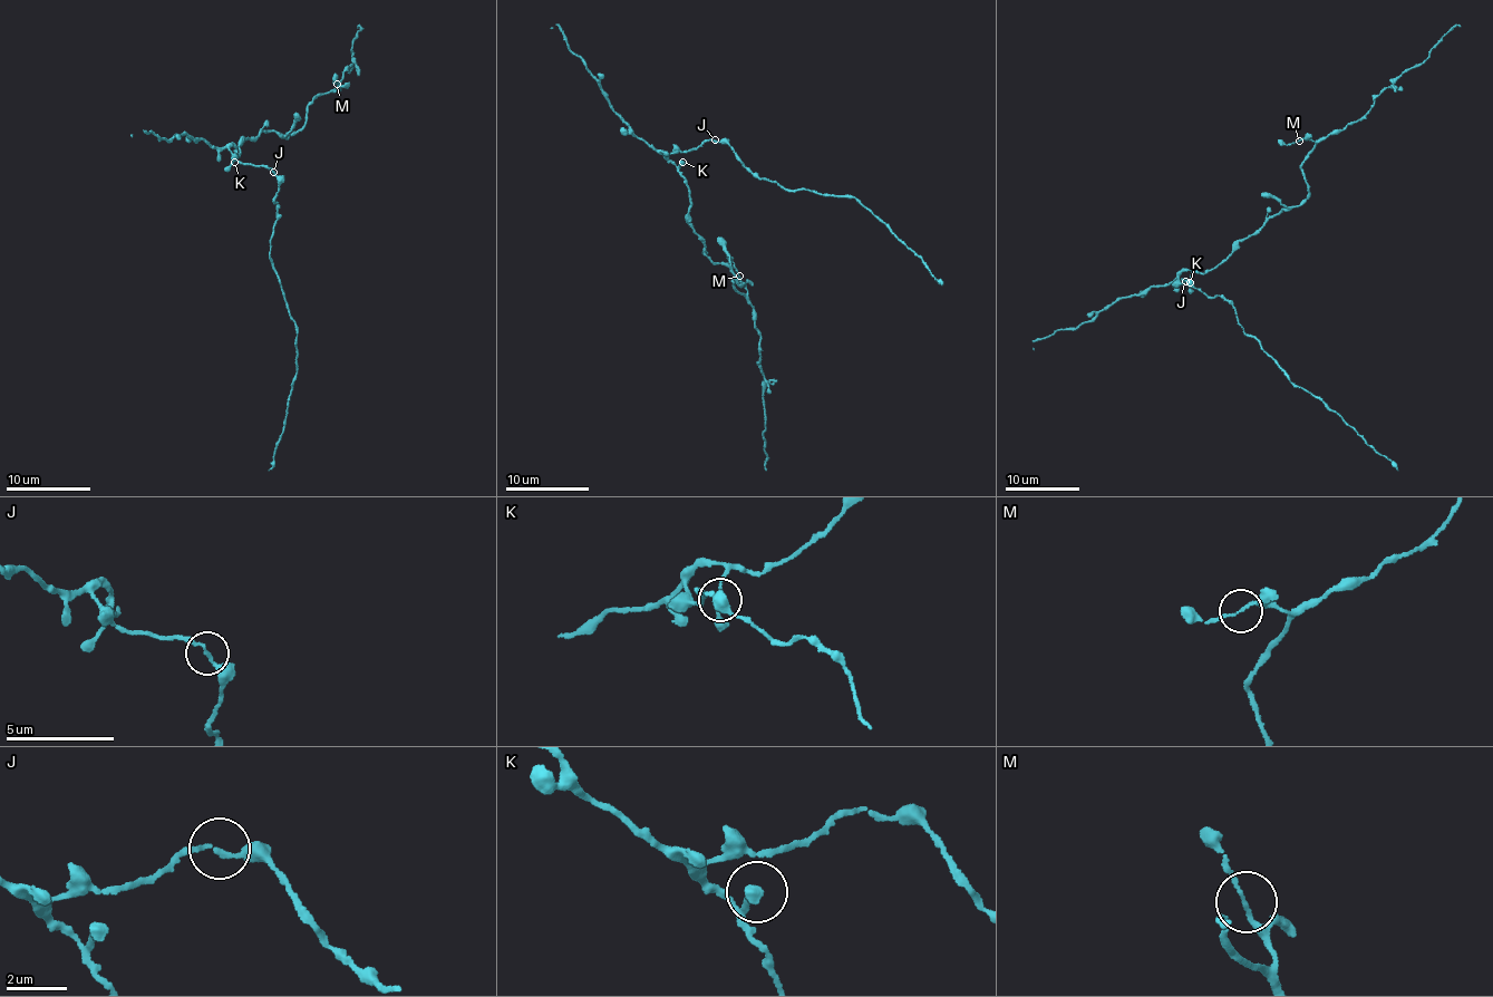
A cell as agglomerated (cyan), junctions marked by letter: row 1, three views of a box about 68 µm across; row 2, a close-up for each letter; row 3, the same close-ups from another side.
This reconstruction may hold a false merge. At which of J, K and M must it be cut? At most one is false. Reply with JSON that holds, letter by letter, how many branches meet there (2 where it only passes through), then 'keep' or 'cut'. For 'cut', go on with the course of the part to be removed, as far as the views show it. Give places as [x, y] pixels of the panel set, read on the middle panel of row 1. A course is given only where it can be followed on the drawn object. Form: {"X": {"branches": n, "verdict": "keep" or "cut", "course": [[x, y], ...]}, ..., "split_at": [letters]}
{"J": {"branches": 2, "verdict": "keep"}, "K": {"branches": 2, "verdict": "keep"}, "M": {"branches": 2, "verdict": "keep"}, "split_at": []}

